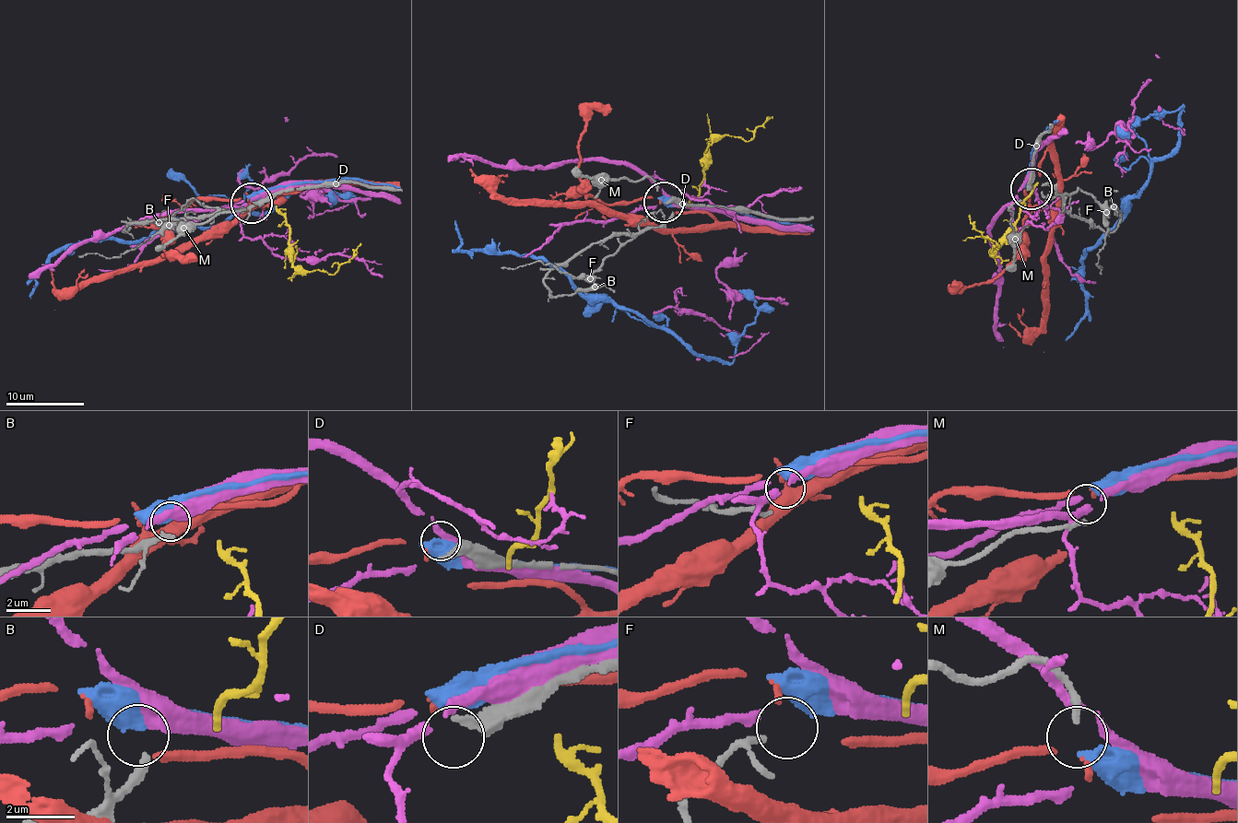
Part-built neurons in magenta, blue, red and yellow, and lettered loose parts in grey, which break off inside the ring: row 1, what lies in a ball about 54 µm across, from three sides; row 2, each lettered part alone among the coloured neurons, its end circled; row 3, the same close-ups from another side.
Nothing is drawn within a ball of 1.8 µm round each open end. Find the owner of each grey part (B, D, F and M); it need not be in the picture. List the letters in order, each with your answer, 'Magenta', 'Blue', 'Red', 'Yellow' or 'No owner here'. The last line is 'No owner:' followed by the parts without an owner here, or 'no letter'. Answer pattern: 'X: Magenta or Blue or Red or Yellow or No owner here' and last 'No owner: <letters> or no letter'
B: Magenta
D: No owner here
F: Red
M: Blue
No owner: D

